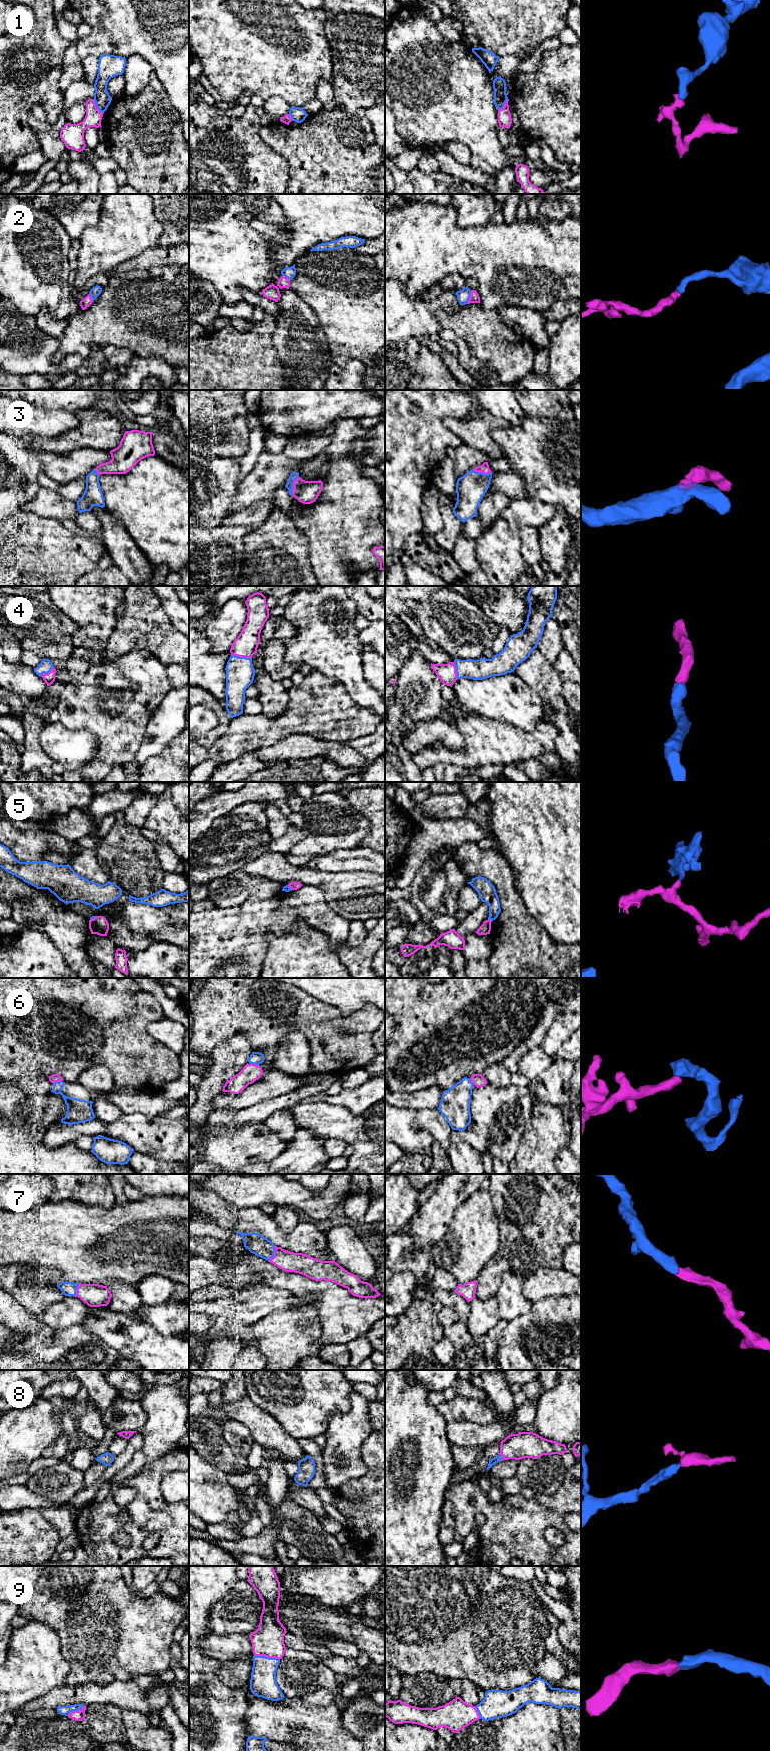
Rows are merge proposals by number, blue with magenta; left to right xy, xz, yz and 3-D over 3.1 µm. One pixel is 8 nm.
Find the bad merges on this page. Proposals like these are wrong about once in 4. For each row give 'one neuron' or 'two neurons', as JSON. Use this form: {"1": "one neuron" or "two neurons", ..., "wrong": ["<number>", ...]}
{"1": "two neurons", "2": "one neuron", "3": "one neuron", "4": "one neuron", "5": "two neurons", "6": "one neuron", "7": "one neuron", "8": "one neuron", "9": "one neuron", "wrong": ["1", "5"]}

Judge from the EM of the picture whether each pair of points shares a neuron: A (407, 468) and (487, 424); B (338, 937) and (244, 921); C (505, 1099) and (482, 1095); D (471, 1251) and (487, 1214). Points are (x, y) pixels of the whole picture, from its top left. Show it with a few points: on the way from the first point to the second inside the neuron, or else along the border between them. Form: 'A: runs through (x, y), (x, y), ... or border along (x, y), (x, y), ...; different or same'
A: border along (443, 423), (464, 443); different
B: runs through (315, 914), (278, 913), (267, 916); same
C: runs through (499, 1099), (488, 1099); same
D: runs through (471, 1242), (474, 1238), (475, 1226), (478, 1223); same

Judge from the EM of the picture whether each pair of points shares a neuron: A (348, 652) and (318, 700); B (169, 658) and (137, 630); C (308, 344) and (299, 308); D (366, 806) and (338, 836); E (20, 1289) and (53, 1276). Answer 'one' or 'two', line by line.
A: two
B: one
C: one
D: two
E: one

